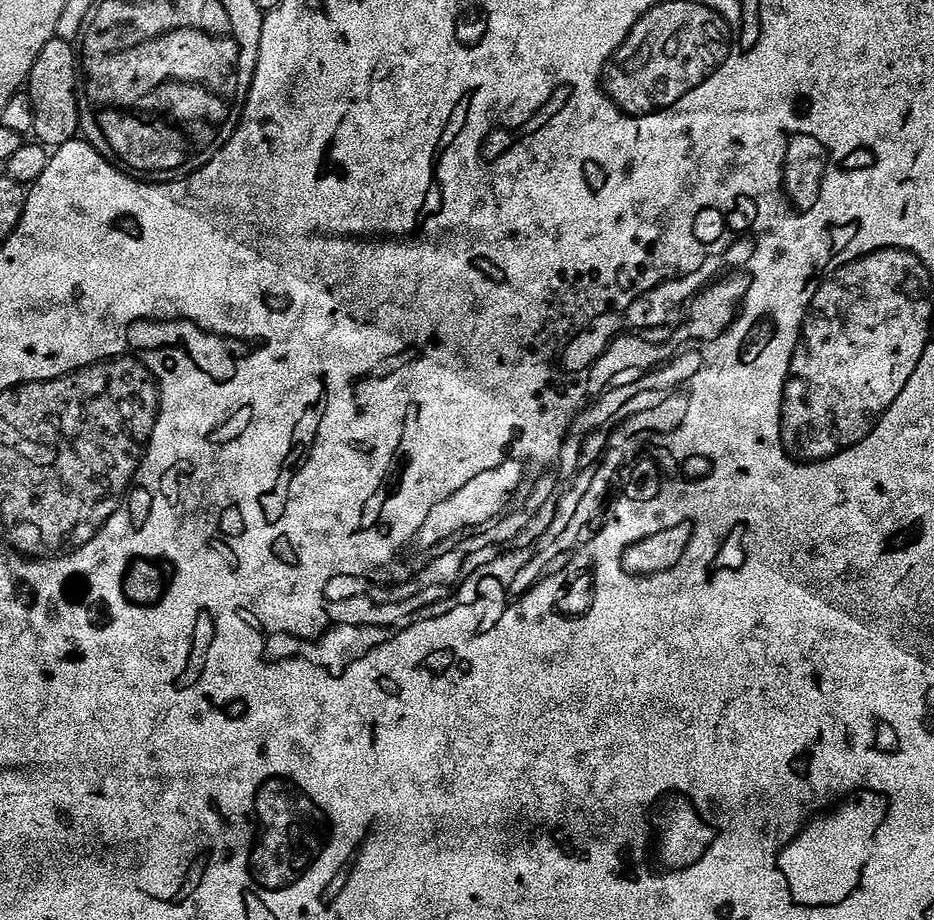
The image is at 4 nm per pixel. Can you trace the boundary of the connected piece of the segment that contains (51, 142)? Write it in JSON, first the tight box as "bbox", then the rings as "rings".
{"bbox":[26,39,80,150],"rings":[[[62,39],[51,40],[38,54],[32,75],[28,77],[26,91],[34,102],[35,139],[49,150],[61,148],[66,142],[77,139],[80,132],[80,105],[78,103],[78,52]]]}

